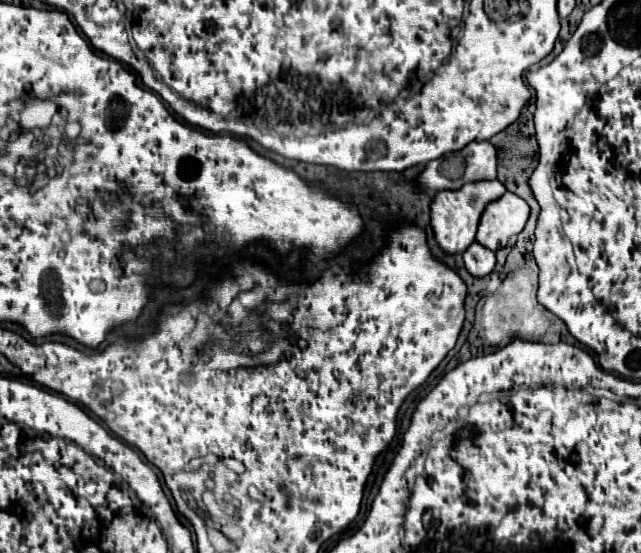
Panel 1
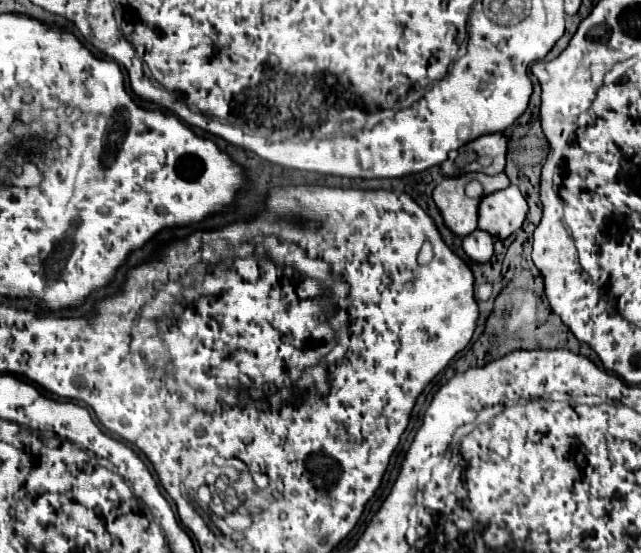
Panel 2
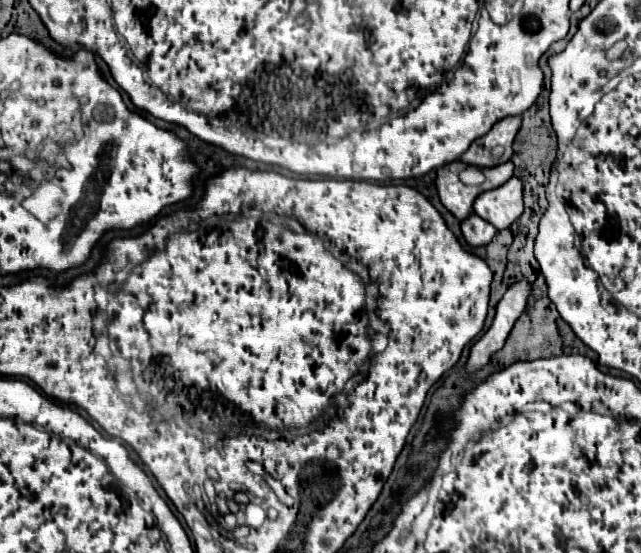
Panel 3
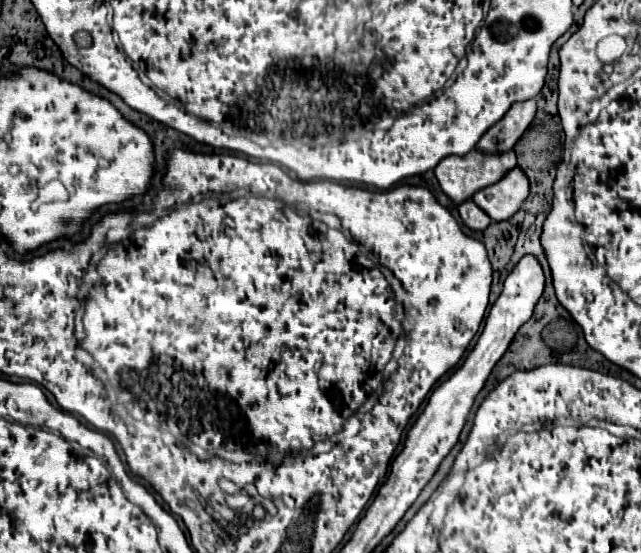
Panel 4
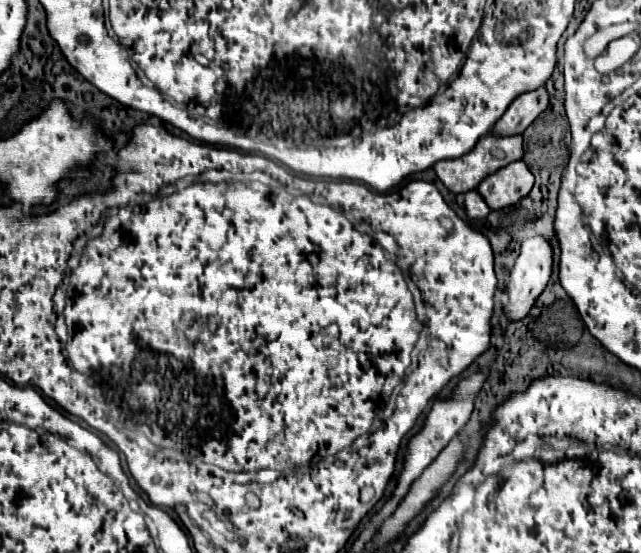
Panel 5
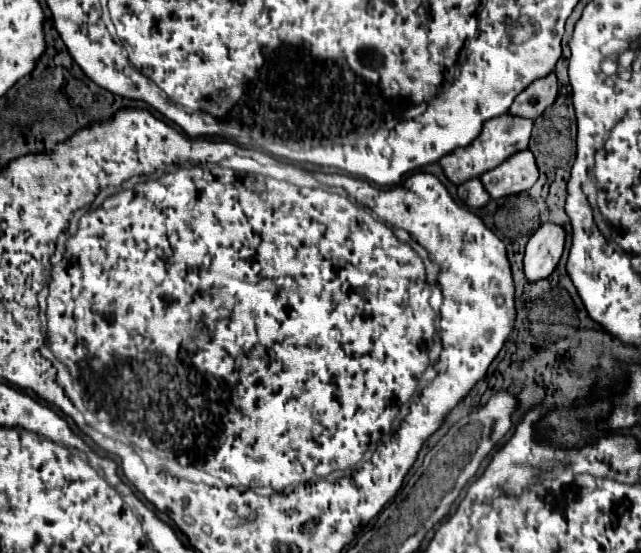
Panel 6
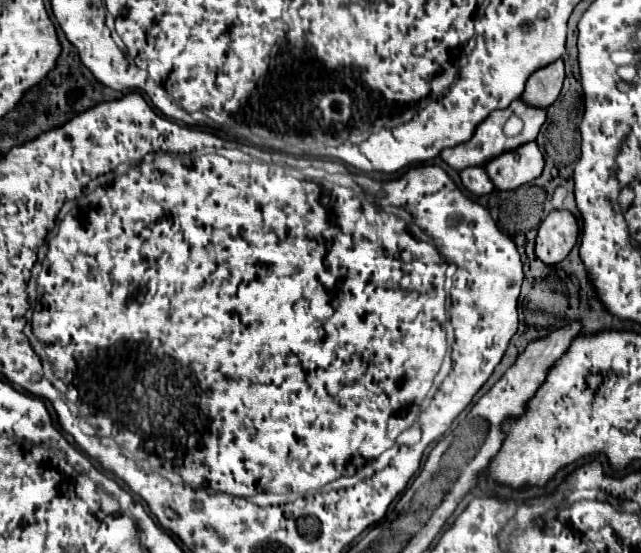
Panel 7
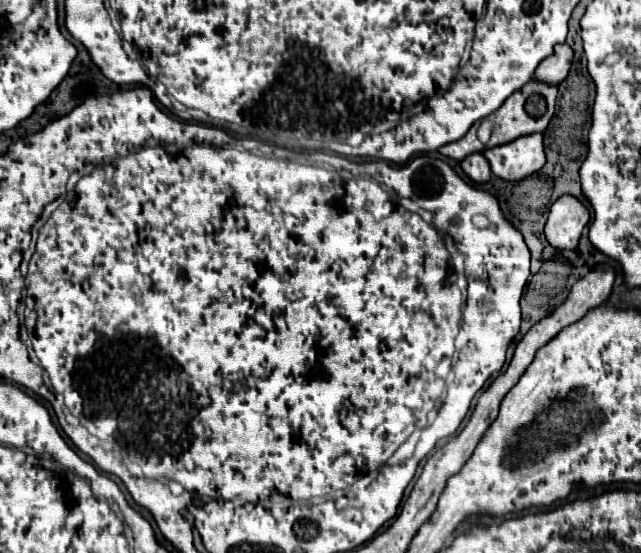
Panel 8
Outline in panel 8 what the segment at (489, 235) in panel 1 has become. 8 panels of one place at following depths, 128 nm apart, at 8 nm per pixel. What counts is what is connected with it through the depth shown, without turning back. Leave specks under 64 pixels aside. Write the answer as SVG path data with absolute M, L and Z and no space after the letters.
M526 134L508 144L488 148L482 154L488 158L492 172L498 178L516 182L538 172L546 164L544 134Z

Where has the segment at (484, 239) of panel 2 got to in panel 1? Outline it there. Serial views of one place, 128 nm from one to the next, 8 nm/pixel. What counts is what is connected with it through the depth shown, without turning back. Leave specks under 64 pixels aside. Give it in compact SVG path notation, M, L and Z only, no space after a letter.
M472 242L472 244L466 248L466 252L462 254L462 258L464 258L464 264L466 264L468 272L470 272L472 276L478 276L478 278L490 274L490 272L494 270L494 264L496 264L494 252L492 252L490 248L484 248L484 246L478 244L478 242Z

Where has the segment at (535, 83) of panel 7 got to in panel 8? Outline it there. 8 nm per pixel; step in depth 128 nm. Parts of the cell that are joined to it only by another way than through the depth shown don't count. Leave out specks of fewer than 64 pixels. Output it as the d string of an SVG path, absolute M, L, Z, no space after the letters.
M558 44L554 48L554 54L550 58L542 60L542 64L536 68L534 78L558 86L566 78L572 58L574 58L574 50L568 44Z

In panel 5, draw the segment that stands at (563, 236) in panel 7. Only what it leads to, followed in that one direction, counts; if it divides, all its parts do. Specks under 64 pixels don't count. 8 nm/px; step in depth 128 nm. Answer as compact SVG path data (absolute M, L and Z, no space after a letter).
M532 236L522 242L520 256L508 280L508 320L520 320L530 312L534 300L542 294L550 280L552 264L554 248L544 236Z

